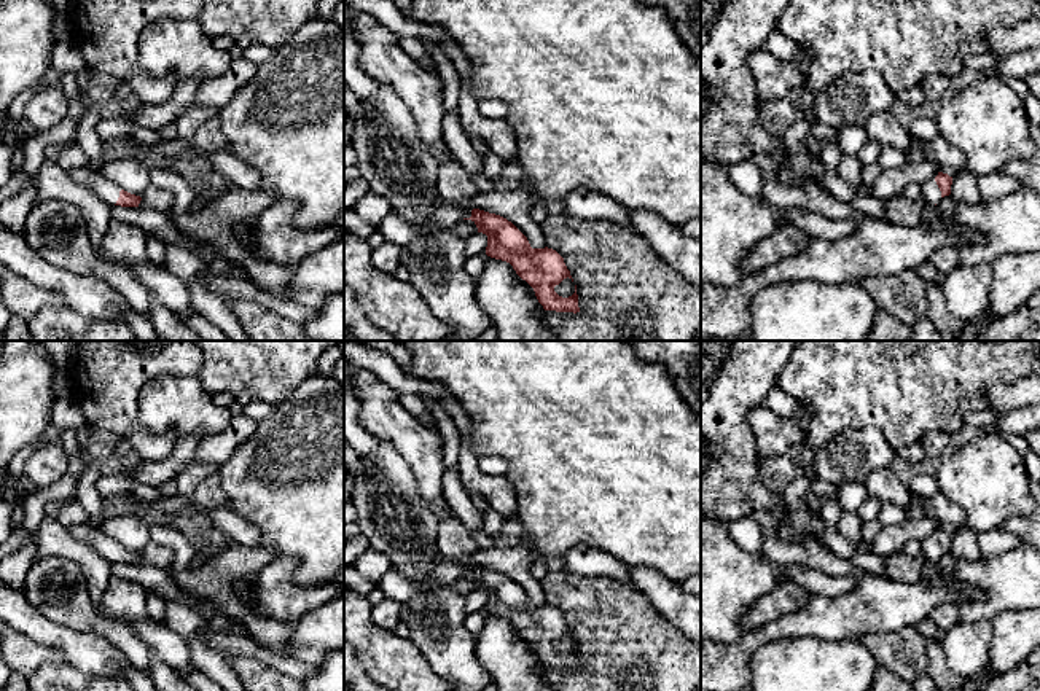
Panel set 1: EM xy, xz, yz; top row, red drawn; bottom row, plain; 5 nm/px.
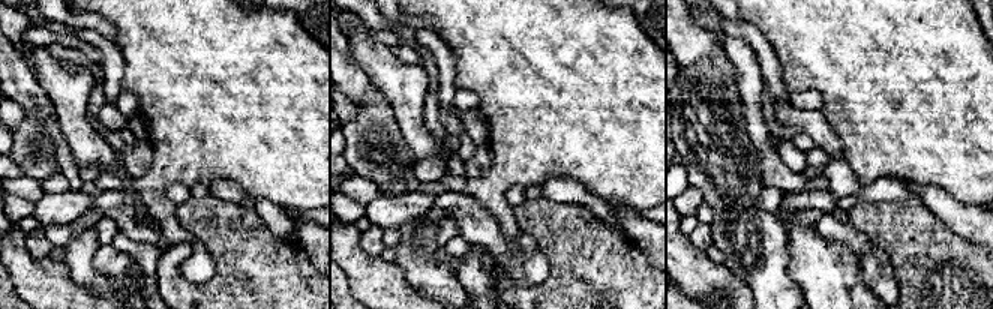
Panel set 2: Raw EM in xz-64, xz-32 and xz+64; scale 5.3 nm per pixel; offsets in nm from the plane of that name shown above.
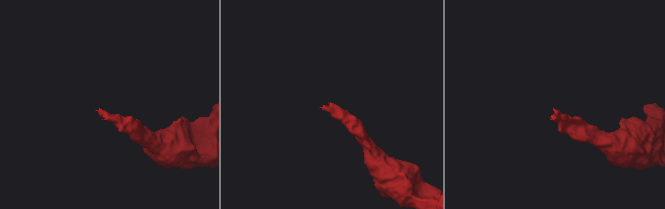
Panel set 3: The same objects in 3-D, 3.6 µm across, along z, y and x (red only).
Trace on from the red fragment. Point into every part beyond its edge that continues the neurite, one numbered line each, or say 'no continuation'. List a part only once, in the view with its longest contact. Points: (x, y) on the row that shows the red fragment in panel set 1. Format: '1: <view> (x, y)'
1: yz (932, 195)

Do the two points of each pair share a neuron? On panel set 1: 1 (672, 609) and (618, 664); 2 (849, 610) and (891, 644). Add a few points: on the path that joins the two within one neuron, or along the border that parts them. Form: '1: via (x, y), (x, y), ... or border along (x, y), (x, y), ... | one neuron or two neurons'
1: border along (637, 591), (684, 636) | two neurons
2: border along (913, 624), (889, 632), (870, 632), (862, 639) | two neurons

